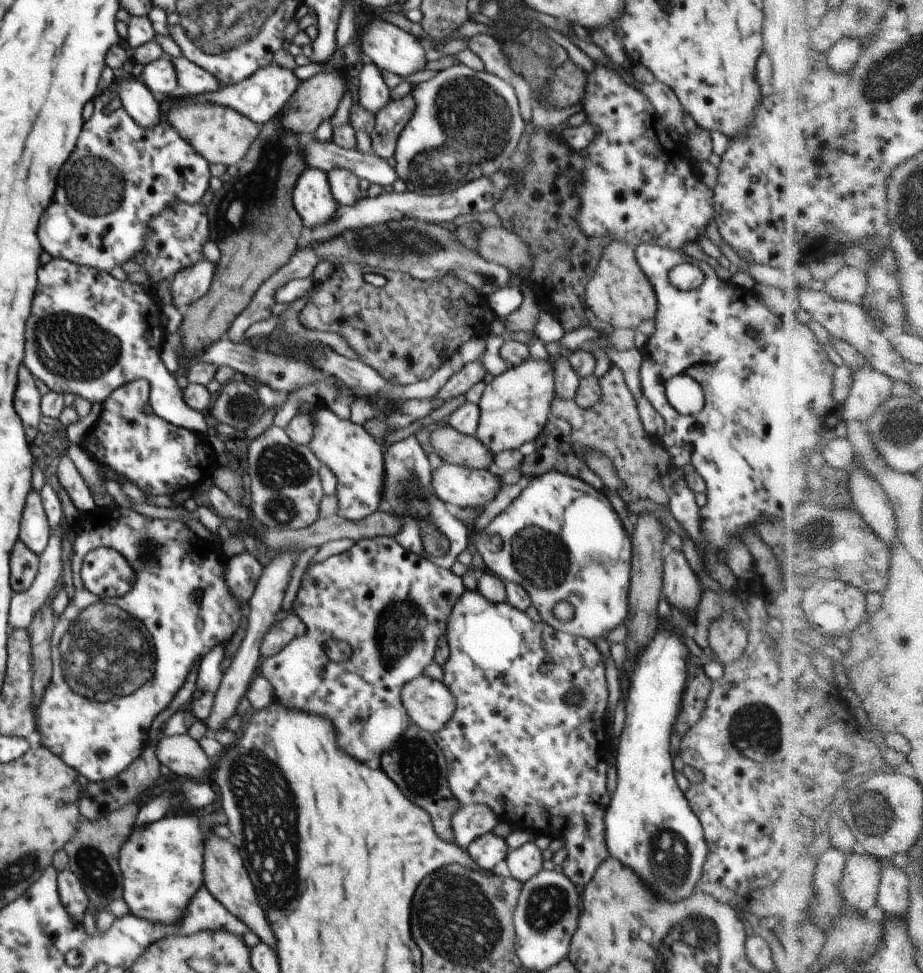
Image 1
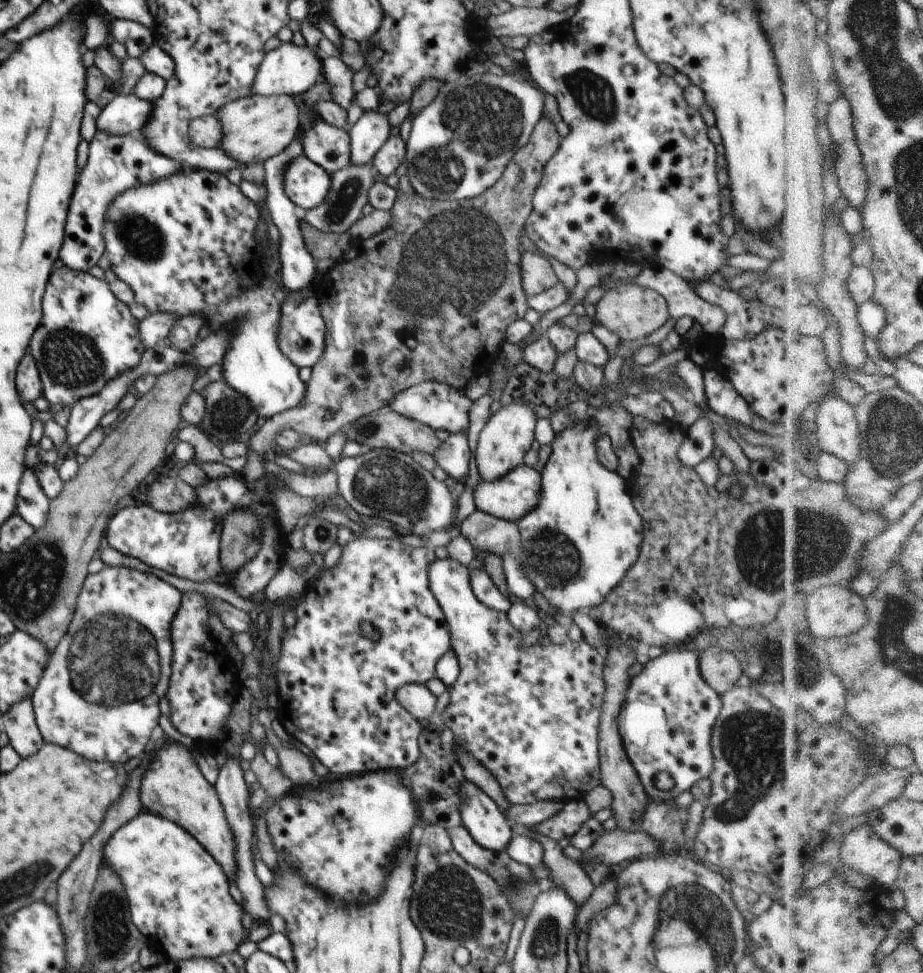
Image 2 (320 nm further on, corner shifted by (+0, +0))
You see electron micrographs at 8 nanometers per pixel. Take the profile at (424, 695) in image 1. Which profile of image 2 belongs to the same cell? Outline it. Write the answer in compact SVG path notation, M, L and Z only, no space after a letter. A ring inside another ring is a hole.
M406 683L395 692L395 699L418 722L435 714L437 696L421 683Z

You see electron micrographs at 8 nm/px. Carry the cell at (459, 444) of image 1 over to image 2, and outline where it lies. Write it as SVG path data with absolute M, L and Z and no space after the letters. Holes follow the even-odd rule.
M390 407L377 410L376 412L371 412L370 414L357 418L354 422L351 422L346 426L345 433L348 441L356 441L367 450L392 449L398 453L406 453L409 455L414 450L416 450L416 452L428 452L433 454L433 452L439 448L439 444L441 443L441 441L436 437L436 431L430 425L424 424L416 419L408 418L403 414L393 411Z

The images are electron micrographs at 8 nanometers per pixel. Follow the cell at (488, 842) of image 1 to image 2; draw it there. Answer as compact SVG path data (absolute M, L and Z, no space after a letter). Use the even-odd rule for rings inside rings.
M471 780L461 782L460 814L471 834L480 846L498 852L505 850L514 835L509 820L500 807Z

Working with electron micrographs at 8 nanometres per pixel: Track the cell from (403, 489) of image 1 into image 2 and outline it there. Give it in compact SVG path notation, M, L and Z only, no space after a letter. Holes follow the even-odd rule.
M366 449L355 457L342 457L336 472L338 494L360 515L378 516L418 536L453 525L455 501L450 491L409 454L392 449Z

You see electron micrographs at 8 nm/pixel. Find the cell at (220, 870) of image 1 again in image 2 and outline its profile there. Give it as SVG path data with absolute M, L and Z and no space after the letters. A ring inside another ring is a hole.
M168 741L164 743L154 754L151 760L151 763L148 765L148 768L145 768L143 775L141 776L141 785L139 790L139 797L141 803L144 806L145 810L148 810L154 814L160 815L161 817L167 818L168 820L174 821L176 824L179 824L184 830L187 830L200 844L212 855L212 858L216 860L219 865L222 865L226 876L232 880L235 880L235 870L236 859L235 859L235 838L233 837L233 832L231 826L228 824L227 818L225 817L224 807L218 798L216 789L206 780L206 777L201 773L198 763L195 761L193 754L191 753L193 749L188 748L186 745L179 743L178 741Z

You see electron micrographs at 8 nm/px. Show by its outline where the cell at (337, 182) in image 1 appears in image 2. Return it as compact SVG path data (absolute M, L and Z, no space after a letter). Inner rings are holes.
M307 113L300 114L299 141L303 154L329 175L350 165L351 140L346 129L331 125L322 117L315 123Z

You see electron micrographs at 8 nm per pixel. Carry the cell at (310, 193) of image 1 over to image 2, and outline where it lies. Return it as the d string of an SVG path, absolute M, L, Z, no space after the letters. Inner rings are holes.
M302 154L286 165L284 192L296 207L305 211L318 206L331 188L331 175Z

